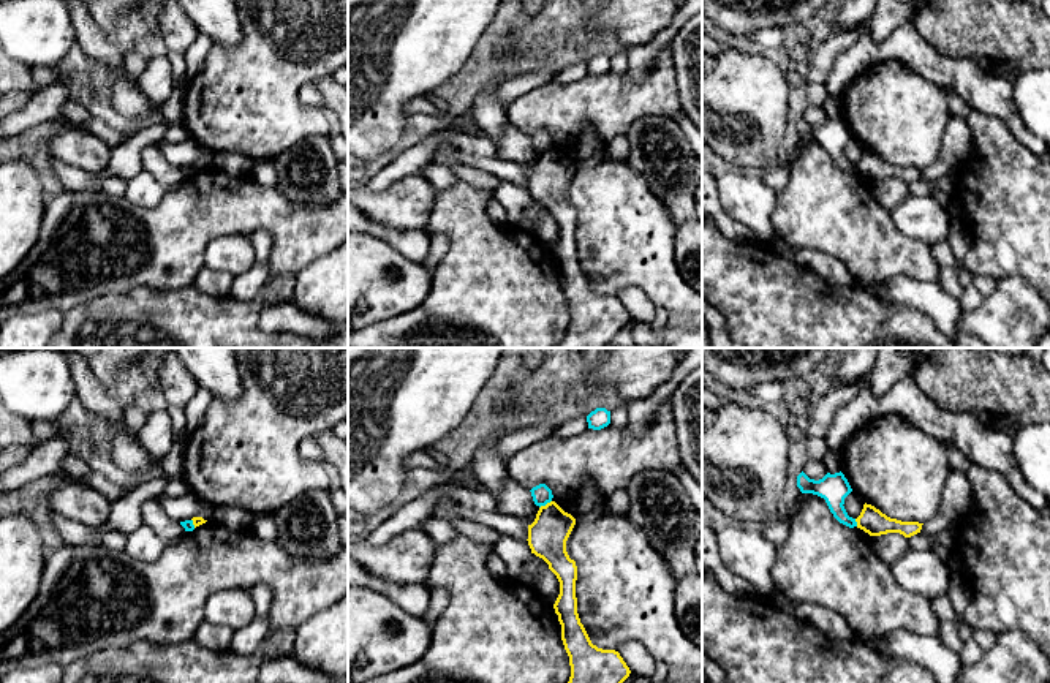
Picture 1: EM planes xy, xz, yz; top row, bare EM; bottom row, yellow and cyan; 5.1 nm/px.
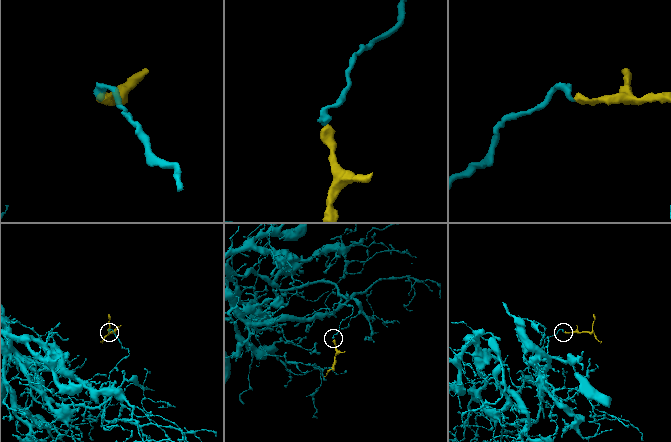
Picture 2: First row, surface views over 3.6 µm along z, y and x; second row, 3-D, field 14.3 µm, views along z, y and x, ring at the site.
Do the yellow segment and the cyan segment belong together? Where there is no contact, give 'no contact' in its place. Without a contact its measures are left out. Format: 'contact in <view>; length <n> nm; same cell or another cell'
contact in xz; length 80 nm; another cell

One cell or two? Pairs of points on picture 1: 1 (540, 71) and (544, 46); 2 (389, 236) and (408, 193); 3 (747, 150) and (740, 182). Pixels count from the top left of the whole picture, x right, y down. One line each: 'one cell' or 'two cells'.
1: two cells
2: two cells
3: two cells

